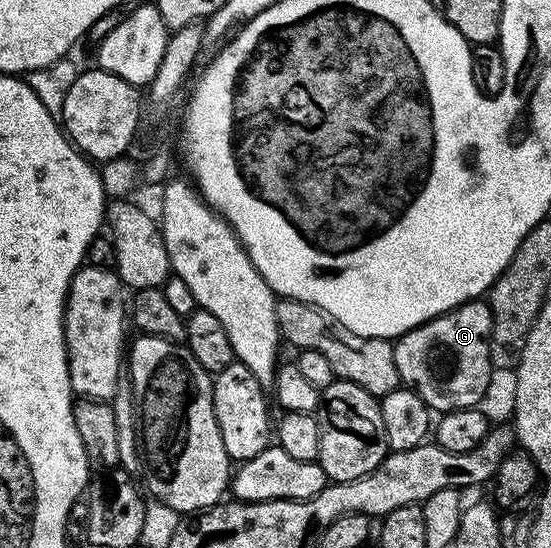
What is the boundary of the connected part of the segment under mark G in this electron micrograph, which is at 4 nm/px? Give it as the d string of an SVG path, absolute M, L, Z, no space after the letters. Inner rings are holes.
M484 298L460 303L452 311L437 315L415 329L397 336L393 343L395 369L398 380L414 390L421 387L419 397L437 413L458 411L460 407L476 407L489 391L495 368L489 357L489 336L493 334L493 314ZM433 351L445 351L453 359L453 371L445 371L445 383L441 387L425 387L429 383L429 359Z

